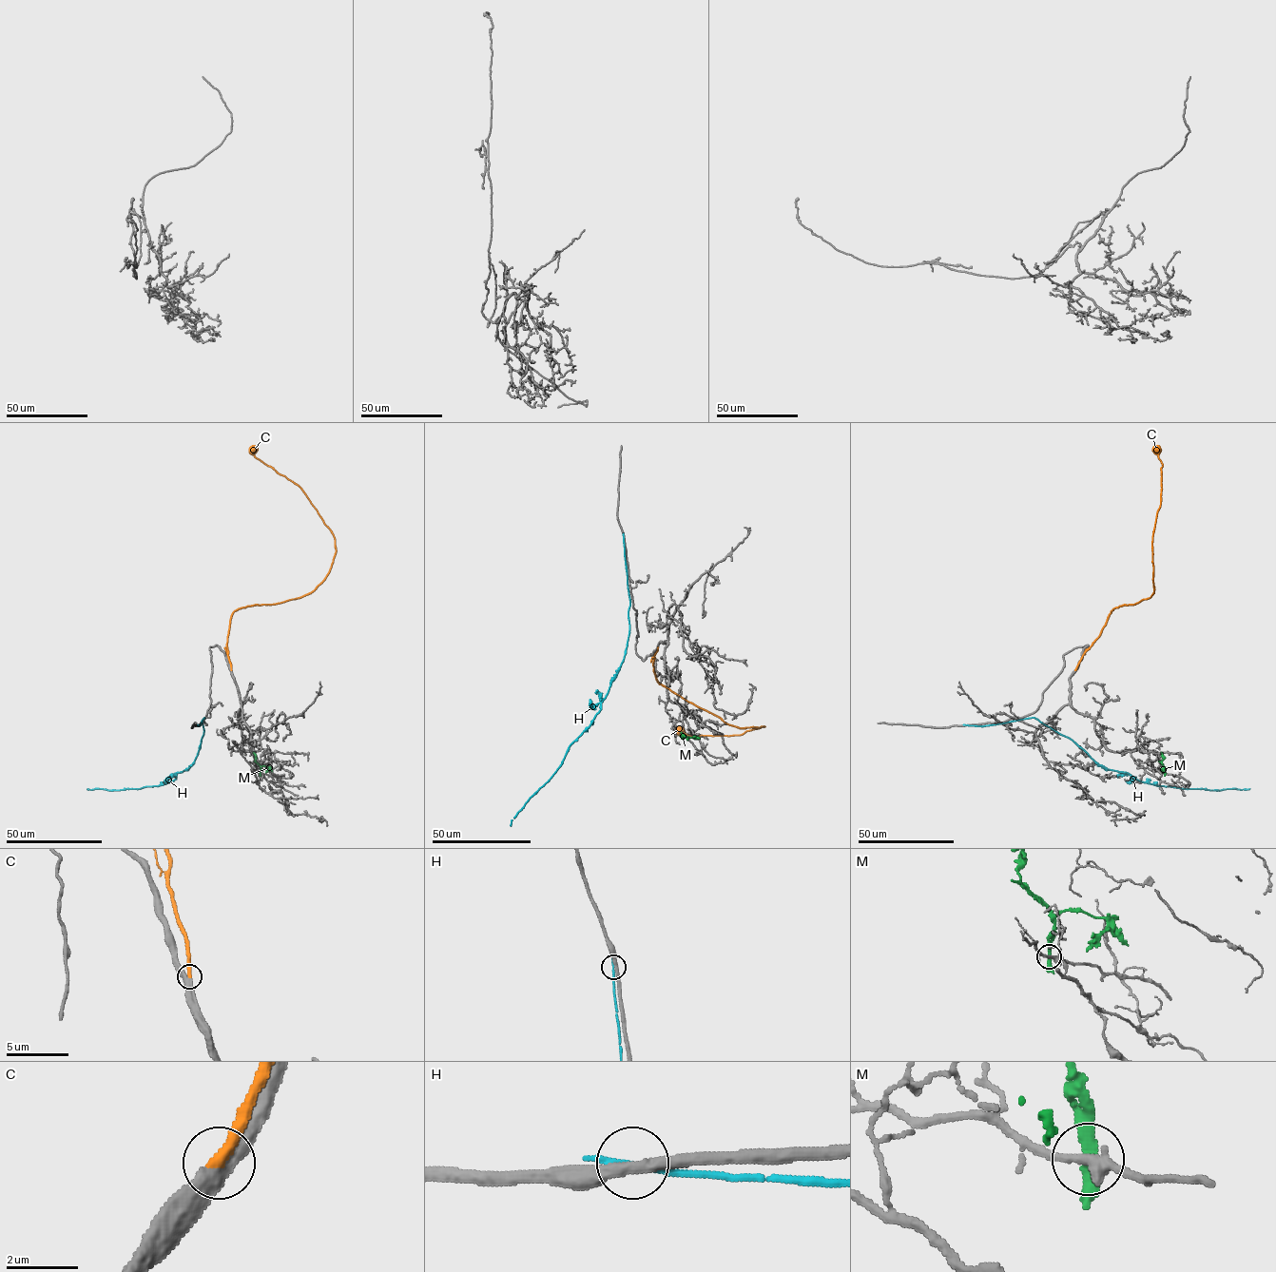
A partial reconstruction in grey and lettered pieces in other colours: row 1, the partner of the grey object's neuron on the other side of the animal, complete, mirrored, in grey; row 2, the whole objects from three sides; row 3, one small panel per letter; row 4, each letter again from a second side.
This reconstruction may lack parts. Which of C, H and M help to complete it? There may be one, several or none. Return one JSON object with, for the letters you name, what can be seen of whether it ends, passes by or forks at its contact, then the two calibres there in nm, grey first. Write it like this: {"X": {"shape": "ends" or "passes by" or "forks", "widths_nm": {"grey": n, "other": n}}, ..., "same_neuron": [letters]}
{"C": {"shape": "ends", "widths_nm": {"grey": 460, "other": 320}}, "same_neuron": ["C"]}

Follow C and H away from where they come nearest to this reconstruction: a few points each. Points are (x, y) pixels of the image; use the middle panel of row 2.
C: (658, 647), (653, 665), (660, 684), (725, 722), (738, 727), (764, 726), (731, 736), (693, 737), (680, 731)
H: (623, 536), (629, 599), (629, 634), (624, 660), (592, 722), (570, 745), (561, 765), (531, 798), (511, 825)

